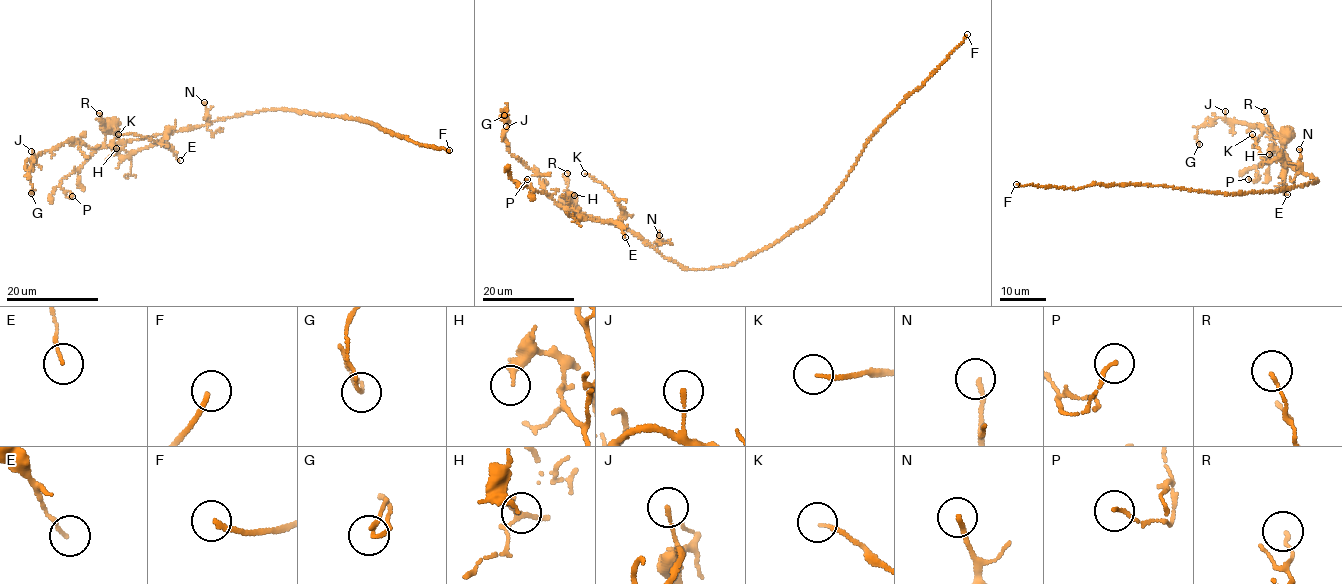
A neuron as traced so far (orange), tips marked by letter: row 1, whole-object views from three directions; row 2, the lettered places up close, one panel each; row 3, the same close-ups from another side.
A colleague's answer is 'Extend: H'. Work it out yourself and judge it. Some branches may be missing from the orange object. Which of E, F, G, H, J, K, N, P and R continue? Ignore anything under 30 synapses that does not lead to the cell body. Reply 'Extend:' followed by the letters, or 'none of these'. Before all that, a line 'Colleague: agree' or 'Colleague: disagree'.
Colleague: disagree
Extend: F

